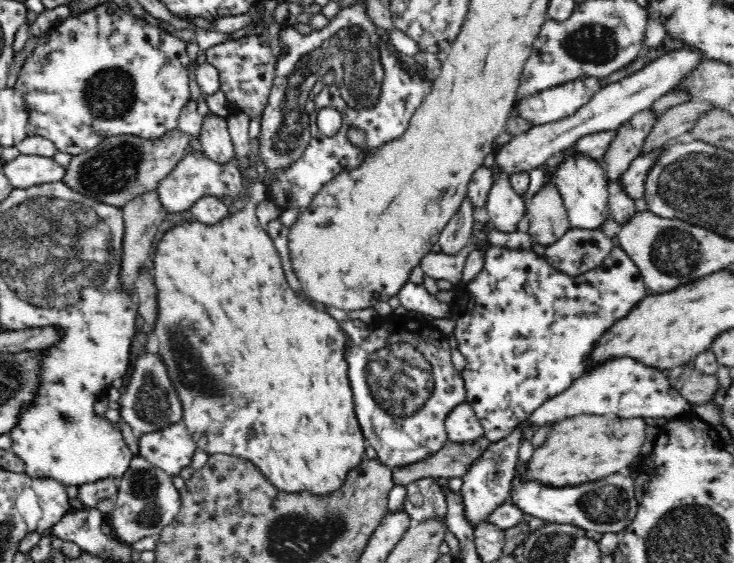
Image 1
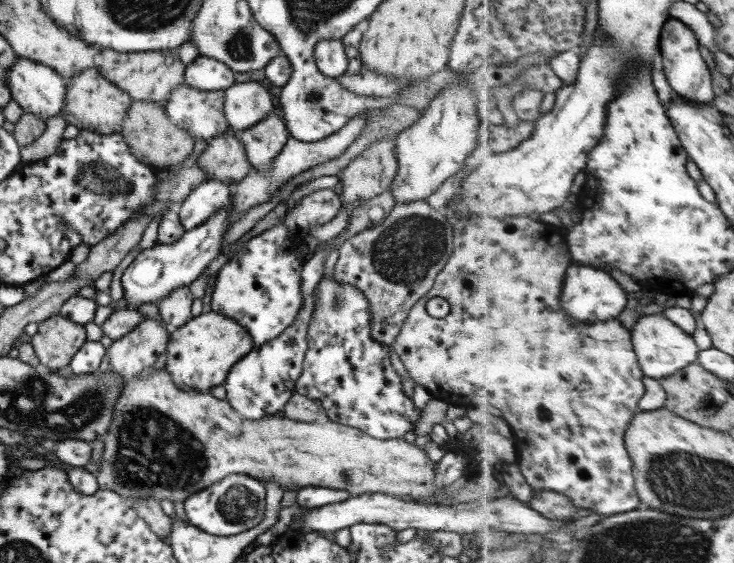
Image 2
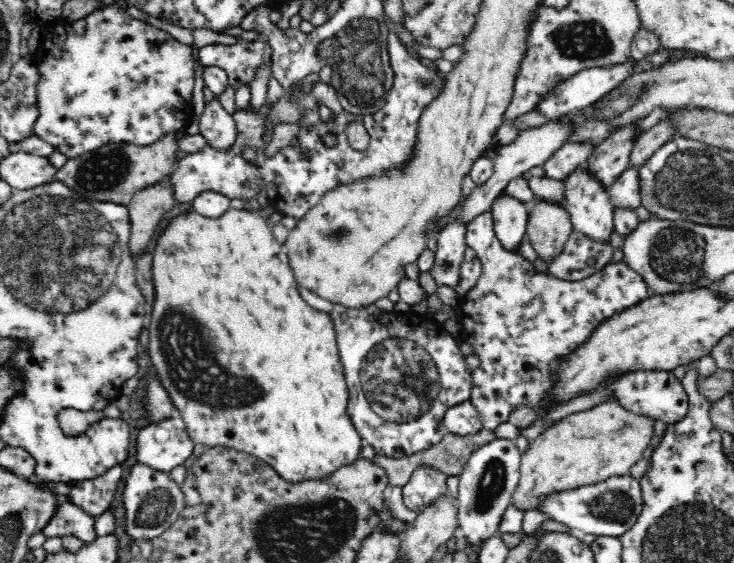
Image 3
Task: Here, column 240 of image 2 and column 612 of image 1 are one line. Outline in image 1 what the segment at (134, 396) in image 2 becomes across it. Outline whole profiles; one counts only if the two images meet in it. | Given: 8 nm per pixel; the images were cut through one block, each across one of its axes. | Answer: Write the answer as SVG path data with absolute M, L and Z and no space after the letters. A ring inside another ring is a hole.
M582 415L563 420L552 426L545 438L546 442L534 450L523 476L527 480L537 480L546 486L562 488L578 486L616 474L640 456L640 449L646 442L646 426L643 417Z

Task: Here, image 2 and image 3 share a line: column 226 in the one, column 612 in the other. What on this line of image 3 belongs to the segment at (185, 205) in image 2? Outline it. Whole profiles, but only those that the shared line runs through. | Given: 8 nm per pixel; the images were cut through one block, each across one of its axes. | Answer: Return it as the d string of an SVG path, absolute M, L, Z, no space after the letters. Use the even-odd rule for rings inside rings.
M631 165L608 187L615 207L635 209L642 204L640 169L641 165Z

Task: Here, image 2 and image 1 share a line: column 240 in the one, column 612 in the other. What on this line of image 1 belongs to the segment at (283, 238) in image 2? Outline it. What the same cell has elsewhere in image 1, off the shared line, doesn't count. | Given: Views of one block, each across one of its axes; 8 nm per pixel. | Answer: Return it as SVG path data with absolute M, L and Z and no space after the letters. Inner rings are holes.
M484 244L482 248L485 252L485 263L482 270L478 272L478 276L474 280L470 280L468 284L462 286L462 288L468 290L470 294L462 294L460 296L460 314L456 318L456 327L453 334L458 343L458 351L462 353L465 359L465 366L460 372L466 388L466 398L464 402L468 403L475 412L475 415L479 418L481 425L483 426L484 435L492 443L498 442L503 438L509 436L509 434L522 422L536 410L539 406L542 406L543 402L554 398L557 394L562 394L566 391L574 380L585 374L589 369L587 368L591 361L592 350L596 348L596 344L600 342L600 338L604 336L604 333L608 332L616 321L626 318L626 315L630 314L634 307L649 293L643 281L642 273L639 272L639 268L635 265L635 262L627 255L627 252L618 244L613 246L611 254L606 256L602 260L601 264L590 270L588 273L578 274L578 276L570 276L569 274L562 273L561 270L554 268L545 259L544 255L538 255L532 247L528 249L512 249L502 246L492 246Z

